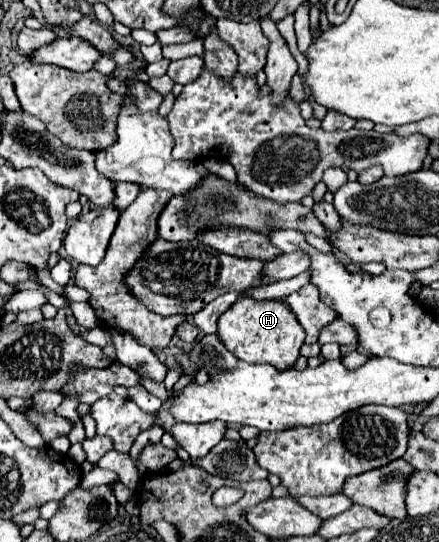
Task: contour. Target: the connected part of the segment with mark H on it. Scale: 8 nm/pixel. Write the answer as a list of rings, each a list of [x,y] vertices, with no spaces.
[[[241,294],[237,302],[221,314],[217,334],[227,350],[231,350],[239,360],[255,364],[267,362],[279,370],[293,366],[299,358],[299,348],[305,342],[305,330],[283,300],[255,300],[247,294]]]

